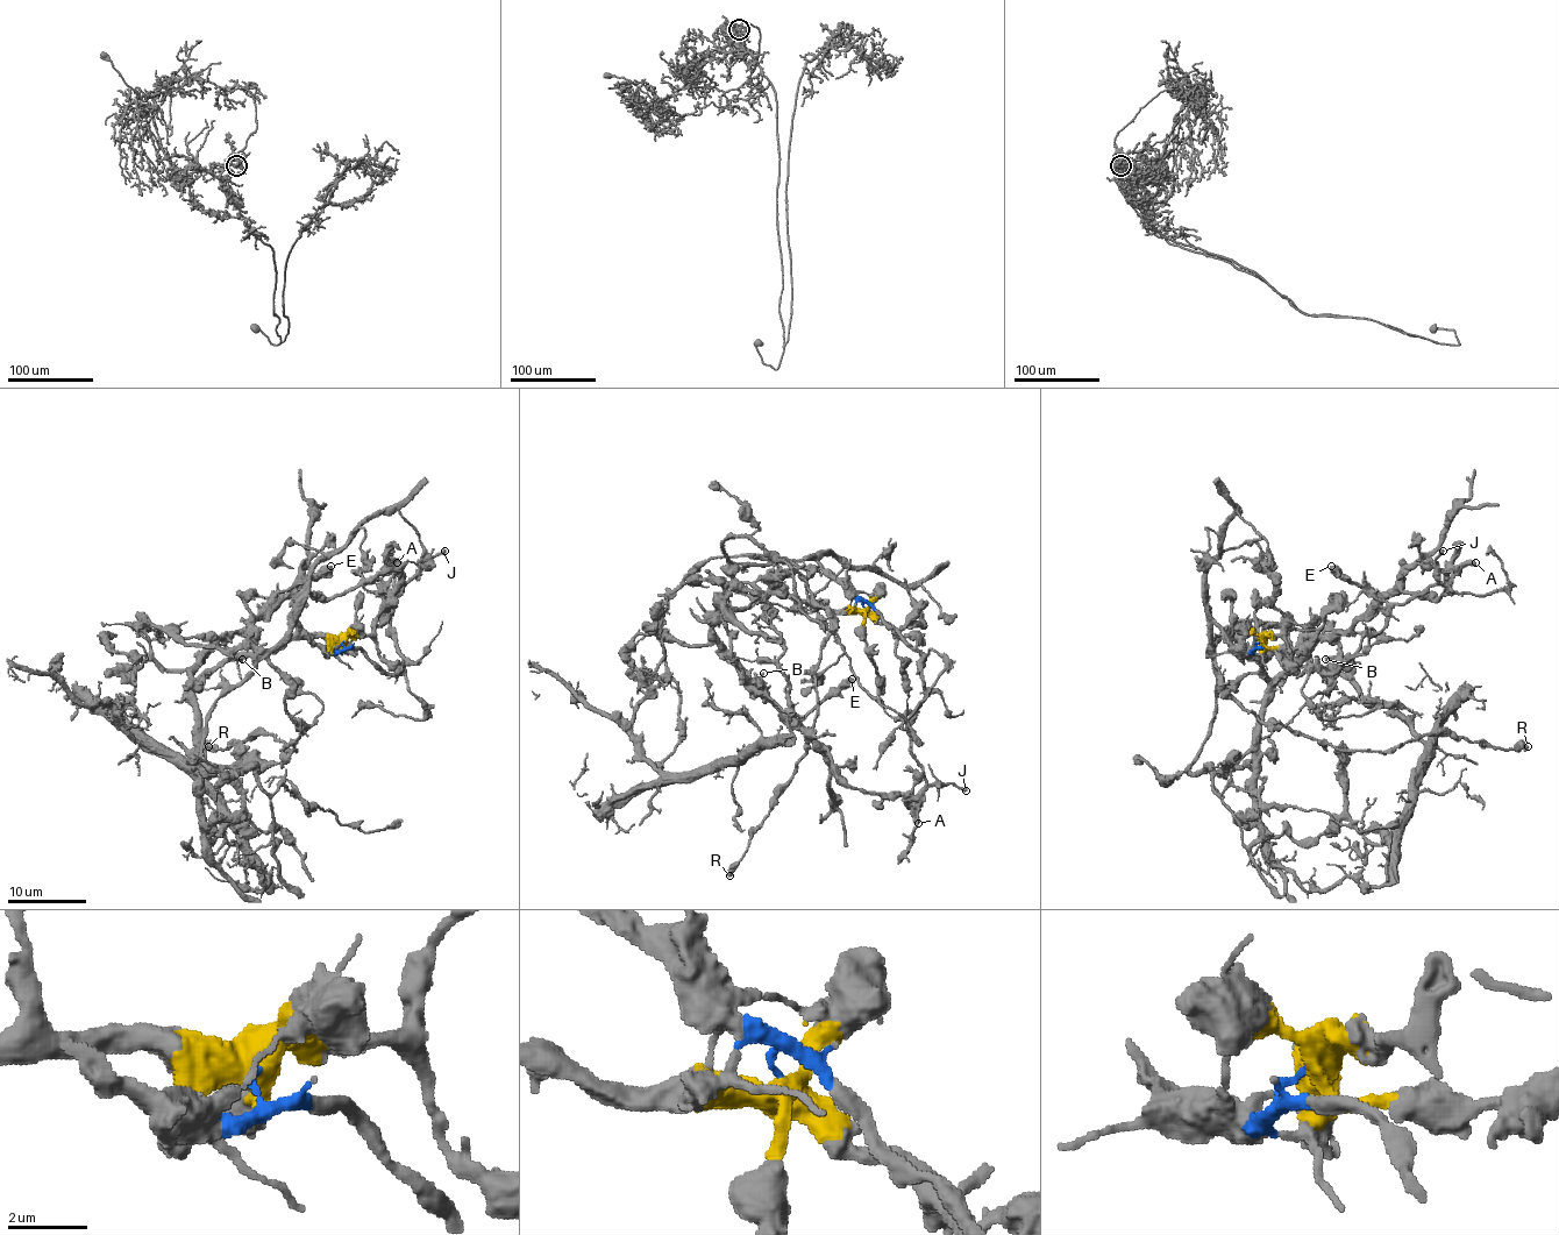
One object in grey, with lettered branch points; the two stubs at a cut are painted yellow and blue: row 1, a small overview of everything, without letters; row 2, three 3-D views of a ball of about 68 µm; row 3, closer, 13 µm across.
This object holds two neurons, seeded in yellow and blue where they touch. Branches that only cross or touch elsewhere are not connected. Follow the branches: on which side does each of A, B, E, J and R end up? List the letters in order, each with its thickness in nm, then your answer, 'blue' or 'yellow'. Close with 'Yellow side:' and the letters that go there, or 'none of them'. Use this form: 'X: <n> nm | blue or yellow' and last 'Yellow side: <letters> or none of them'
A: 480 nm | yellow
B: 170 nm | yellow
E: 700 nm | yellow
J: 340 nm | blue
R: 550 nm | blue
Yellow side: A, B, E

